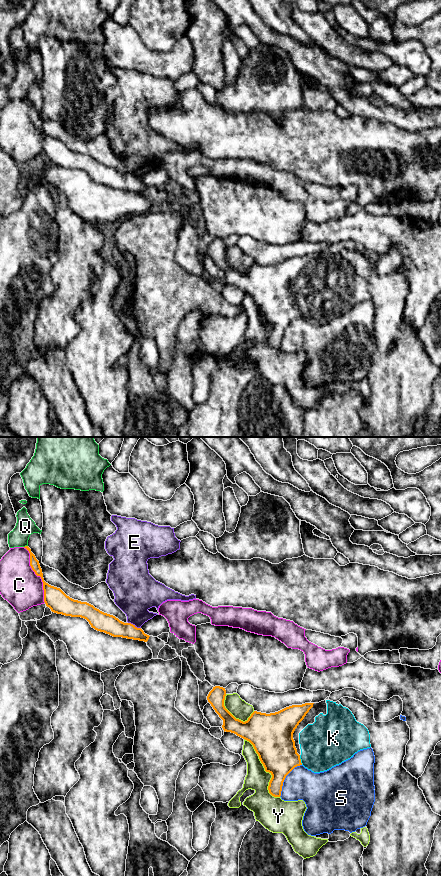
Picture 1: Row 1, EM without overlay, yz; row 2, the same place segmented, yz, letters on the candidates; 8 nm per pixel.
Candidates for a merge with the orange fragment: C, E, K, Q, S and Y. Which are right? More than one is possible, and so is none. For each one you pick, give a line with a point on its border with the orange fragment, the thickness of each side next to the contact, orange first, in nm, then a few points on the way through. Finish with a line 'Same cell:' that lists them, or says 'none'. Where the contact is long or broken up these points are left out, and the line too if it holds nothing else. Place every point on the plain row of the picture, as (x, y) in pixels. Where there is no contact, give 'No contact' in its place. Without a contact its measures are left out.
K: Touches orange at yz (300, 312). Thickness 320 nm (orange) against 380 nm
Same cell: K

